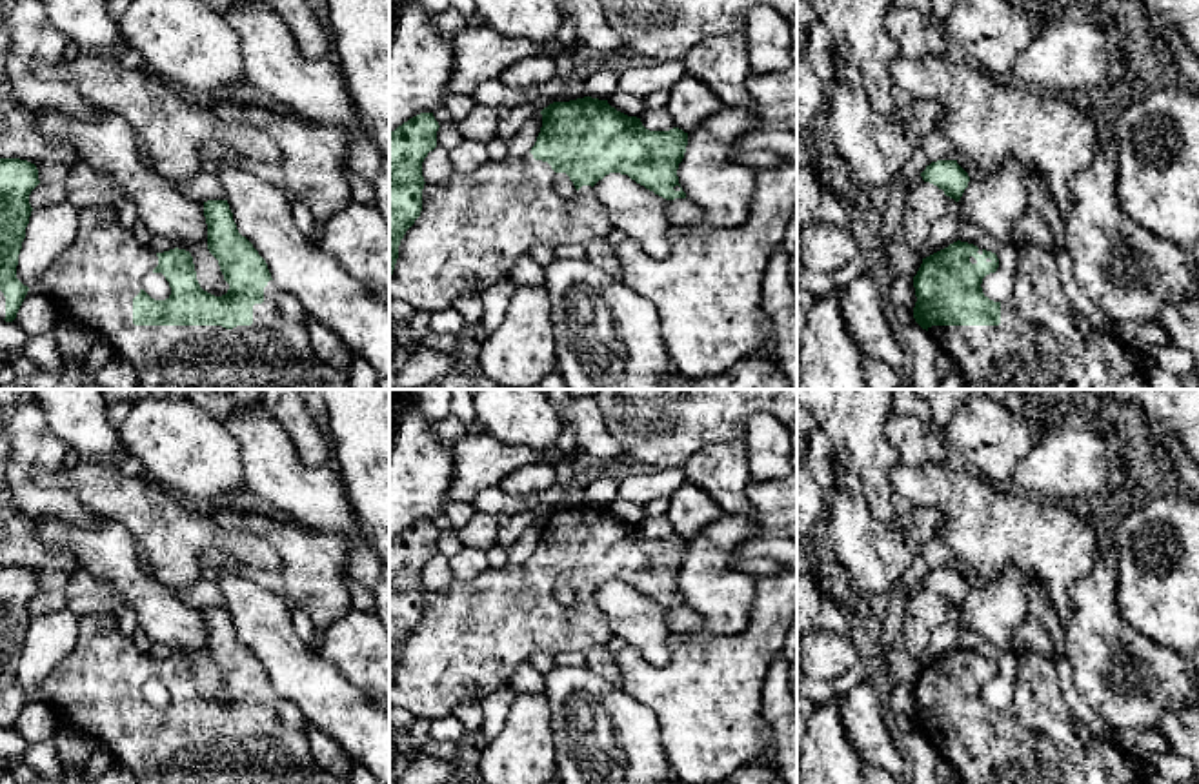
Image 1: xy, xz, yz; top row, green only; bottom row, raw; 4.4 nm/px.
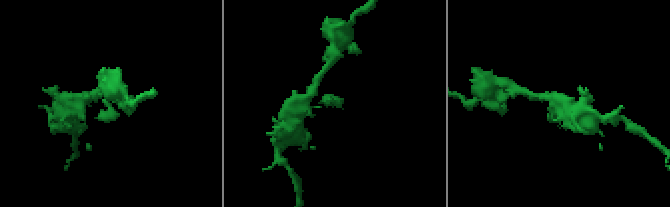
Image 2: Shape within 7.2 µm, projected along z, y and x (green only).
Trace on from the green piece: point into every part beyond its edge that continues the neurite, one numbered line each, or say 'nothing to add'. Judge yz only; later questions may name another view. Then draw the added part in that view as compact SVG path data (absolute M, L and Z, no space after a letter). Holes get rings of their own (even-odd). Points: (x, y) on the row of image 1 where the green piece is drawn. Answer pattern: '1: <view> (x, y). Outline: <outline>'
1: yz (1043, 341). Outline: M1035 244L1019 247L1012 295L1001 302L999 326L932 326L928 335L953 358L968 389L1150 389L1148 375L1126 346L1093 327L1066 298L1055 255Z

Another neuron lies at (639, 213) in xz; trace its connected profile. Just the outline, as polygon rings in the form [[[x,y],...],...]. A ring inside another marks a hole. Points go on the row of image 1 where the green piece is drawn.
[[[620,173],[606,175],[593,189],[615,229],[635,240],[650,256],[668,256],[671,224],[666,216],[666,198]]]

